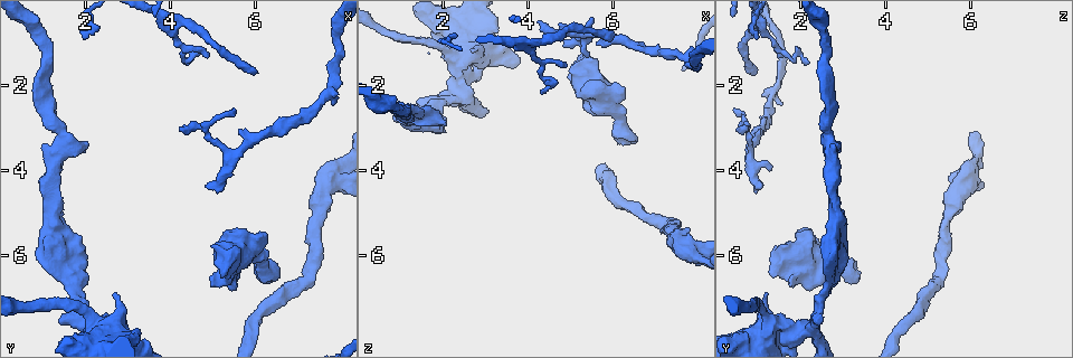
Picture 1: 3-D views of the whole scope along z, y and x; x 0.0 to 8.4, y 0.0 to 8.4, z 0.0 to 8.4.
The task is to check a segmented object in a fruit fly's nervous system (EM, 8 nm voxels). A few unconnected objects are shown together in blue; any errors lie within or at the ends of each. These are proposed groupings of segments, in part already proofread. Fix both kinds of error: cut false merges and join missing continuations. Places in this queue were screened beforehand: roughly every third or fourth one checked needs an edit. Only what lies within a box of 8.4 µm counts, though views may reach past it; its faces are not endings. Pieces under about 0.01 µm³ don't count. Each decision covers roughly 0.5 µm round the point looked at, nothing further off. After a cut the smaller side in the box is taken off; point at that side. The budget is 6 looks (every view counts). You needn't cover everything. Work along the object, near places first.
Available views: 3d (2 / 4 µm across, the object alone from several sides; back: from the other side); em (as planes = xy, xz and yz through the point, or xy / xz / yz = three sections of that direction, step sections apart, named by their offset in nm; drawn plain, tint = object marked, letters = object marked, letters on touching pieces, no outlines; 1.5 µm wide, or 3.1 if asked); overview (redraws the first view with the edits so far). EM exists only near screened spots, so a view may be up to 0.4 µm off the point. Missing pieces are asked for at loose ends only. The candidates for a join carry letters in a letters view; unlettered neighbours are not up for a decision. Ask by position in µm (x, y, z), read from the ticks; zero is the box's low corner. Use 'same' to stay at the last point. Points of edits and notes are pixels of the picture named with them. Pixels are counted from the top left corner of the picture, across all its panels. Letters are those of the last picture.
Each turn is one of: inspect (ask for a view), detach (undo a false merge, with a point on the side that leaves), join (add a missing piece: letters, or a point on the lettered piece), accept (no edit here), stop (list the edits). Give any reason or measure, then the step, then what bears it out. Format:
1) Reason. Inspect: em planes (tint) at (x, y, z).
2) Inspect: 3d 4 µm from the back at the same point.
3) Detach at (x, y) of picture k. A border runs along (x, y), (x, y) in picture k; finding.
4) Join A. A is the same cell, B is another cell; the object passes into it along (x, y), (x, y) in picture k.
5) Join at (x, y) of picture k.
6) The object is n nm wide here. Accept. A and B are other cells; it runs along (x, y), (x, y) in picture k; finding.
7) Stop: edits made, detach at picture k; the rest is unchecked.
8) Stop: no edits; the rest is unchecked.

Free end. Inspect: 3d 4 µm from the back at (6.10, 1.65, 0.80).

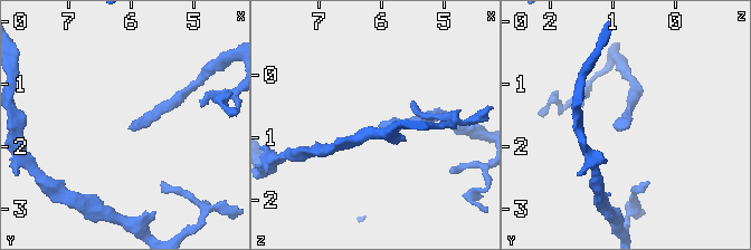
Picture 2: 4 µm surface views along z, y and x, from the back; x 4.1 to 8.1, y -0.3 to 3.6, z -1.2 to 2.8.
Need the tissue. Inspect: em planes (plain) at (6.00, 1.70, 0.80).

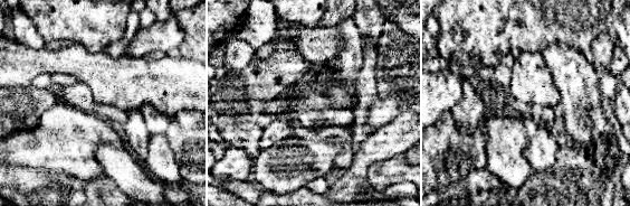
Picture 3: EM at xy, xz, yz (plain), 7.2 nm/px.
See the neighbours. Inspect: em planes (letters) at the same point.

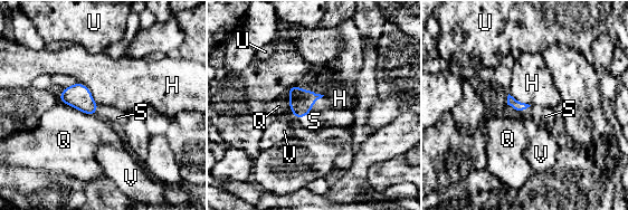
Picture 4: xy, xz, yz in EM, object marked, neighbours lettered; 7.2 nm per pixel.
The longest contact is with Q, 300 nm. Join S. S is the same cell, H, Q, U and V are other cells; the cell continues.

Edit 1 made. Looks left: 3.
Free end. Inspect: em planes (letters) at (4.90, 4.45, 1.10).

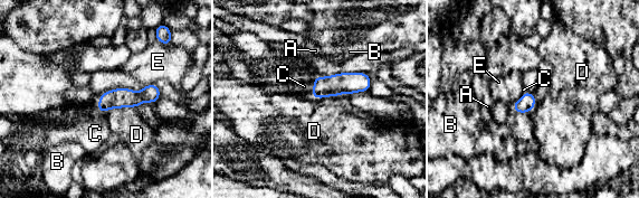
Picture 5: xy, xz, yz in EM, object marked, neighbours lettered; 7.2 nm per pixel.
The object is 120 nm wide here. Join C. C is the same cell, A, B, D and E are other cells; the object passes into it along (122, 97), (98, 102), (95, 133) in picture 5; the cell continues.

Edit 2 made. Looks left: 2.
Stop: edits made, join at picture 4, join at picture 5; the rest is unchecked.

